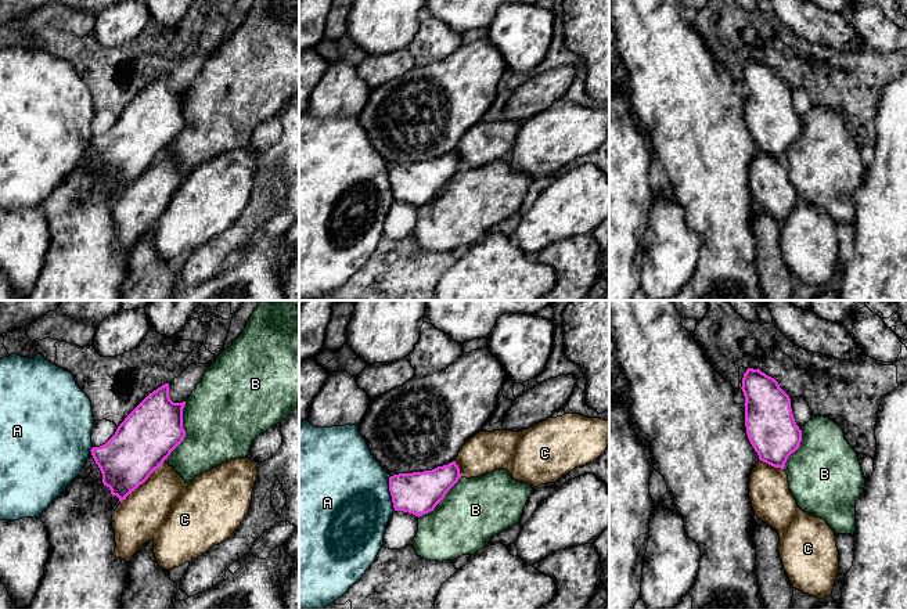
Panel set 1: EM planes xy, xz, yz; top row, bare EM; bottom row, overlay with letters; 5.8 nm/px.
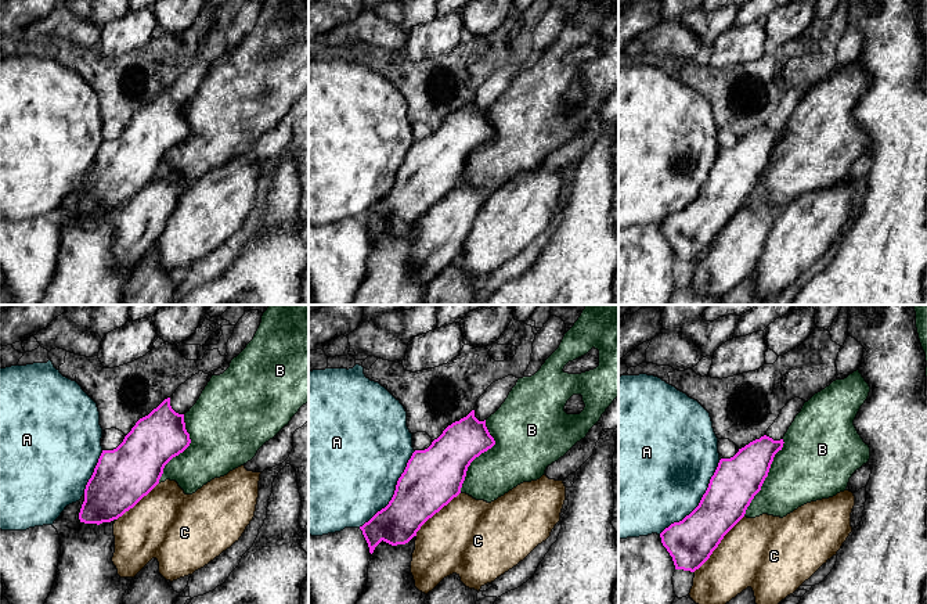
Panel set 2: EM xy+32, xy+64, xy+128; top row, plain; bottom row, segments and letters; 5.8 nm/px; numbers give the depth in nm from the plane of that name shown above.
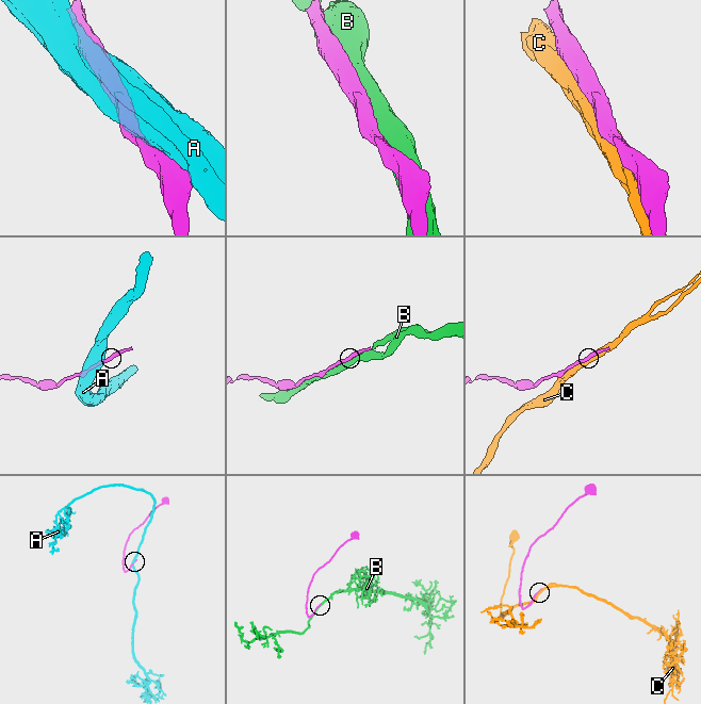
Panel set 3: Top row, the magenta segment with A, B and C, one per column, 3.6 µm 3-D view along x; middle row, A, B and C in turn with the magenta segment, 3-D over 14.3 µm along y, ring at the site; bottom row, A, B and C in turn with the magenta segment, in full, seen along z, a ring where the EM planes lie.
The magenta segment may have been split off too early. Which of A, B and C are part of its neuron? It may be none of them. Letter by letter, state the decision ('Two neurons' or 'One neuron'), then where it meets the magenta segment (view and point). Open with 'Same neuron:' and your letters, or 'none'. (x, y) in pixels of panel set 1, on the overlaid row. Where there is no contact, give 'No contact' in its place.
Same neuron: B
A: Two neurons. Touches magenta at xz (391, 493)
B: One neuron. Touches magenta at xy (184, 432)
C: Two neurons. Touches magenta at xy (141, 483)

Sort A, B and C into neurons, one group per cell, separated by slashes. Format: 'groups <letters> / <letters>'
groups A / B / C

